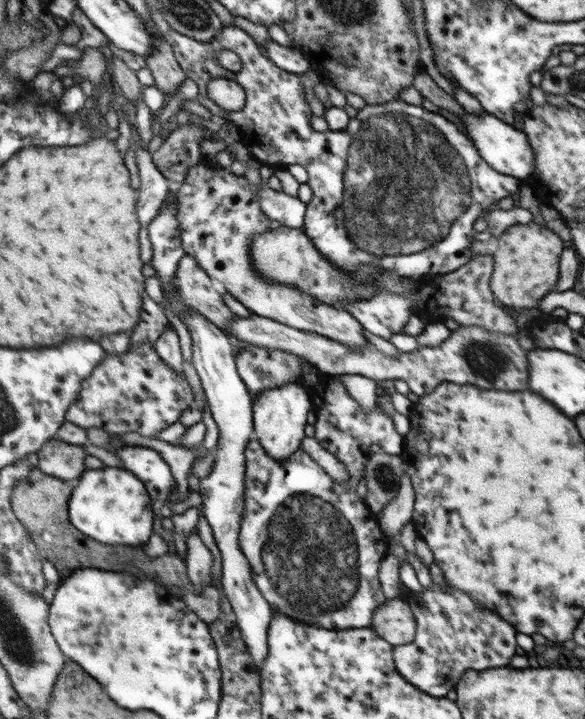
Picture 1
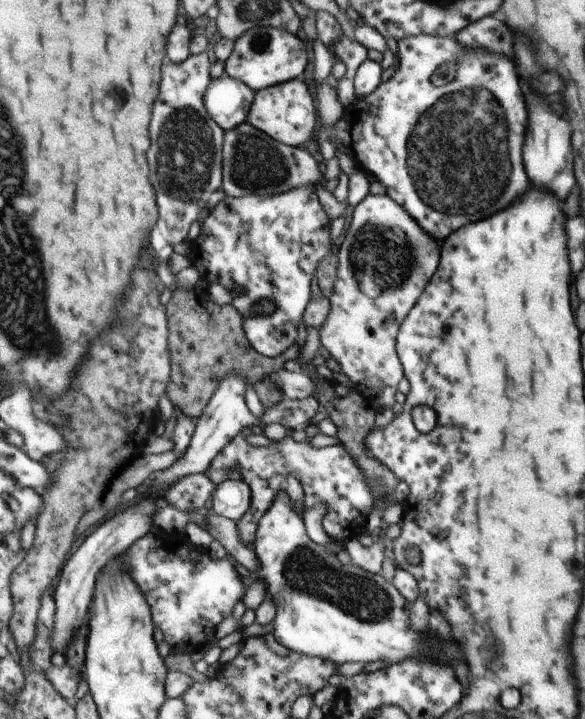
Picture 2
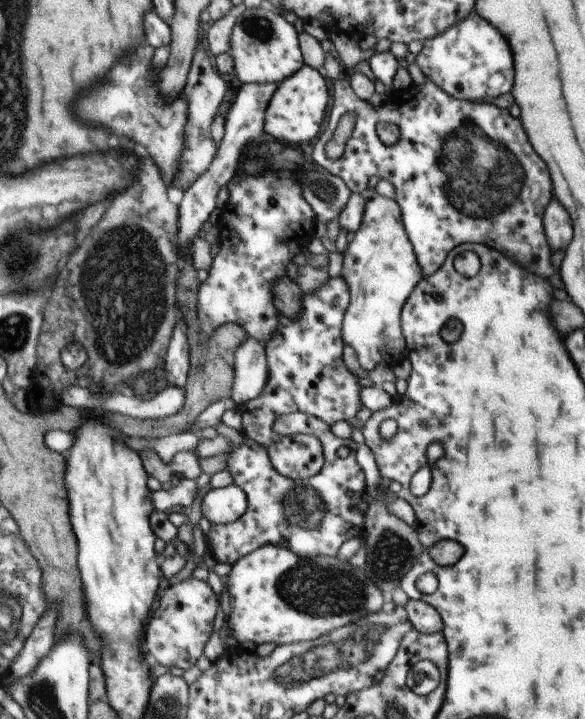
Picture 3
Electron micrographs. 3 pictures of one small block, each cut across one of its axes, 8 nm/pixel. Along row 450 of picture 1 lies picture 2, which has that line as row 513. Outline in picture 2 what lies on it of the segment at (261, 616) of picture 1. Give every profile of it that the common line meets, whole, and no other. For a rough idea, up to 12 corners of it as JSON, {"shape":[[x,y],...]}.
{"shape":[[243,480],[215,485],[212,512],[238,522],[251,503]]}

